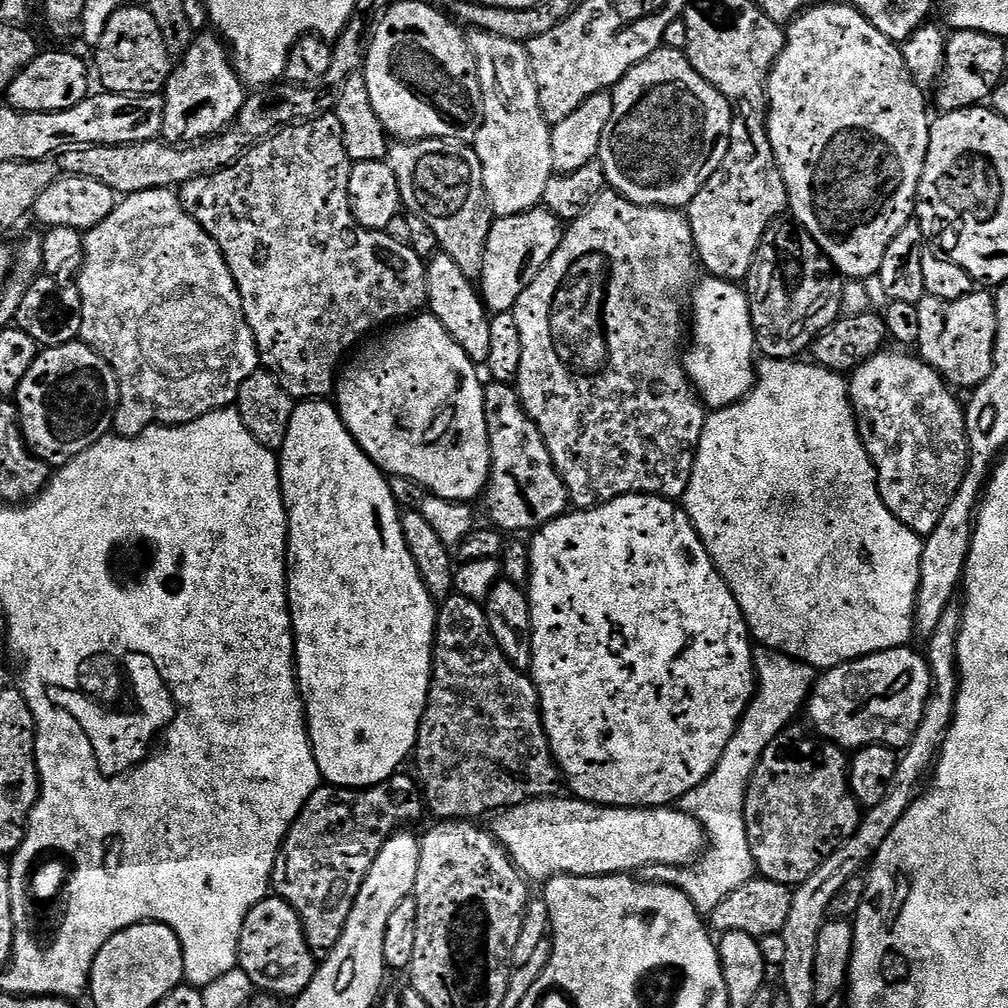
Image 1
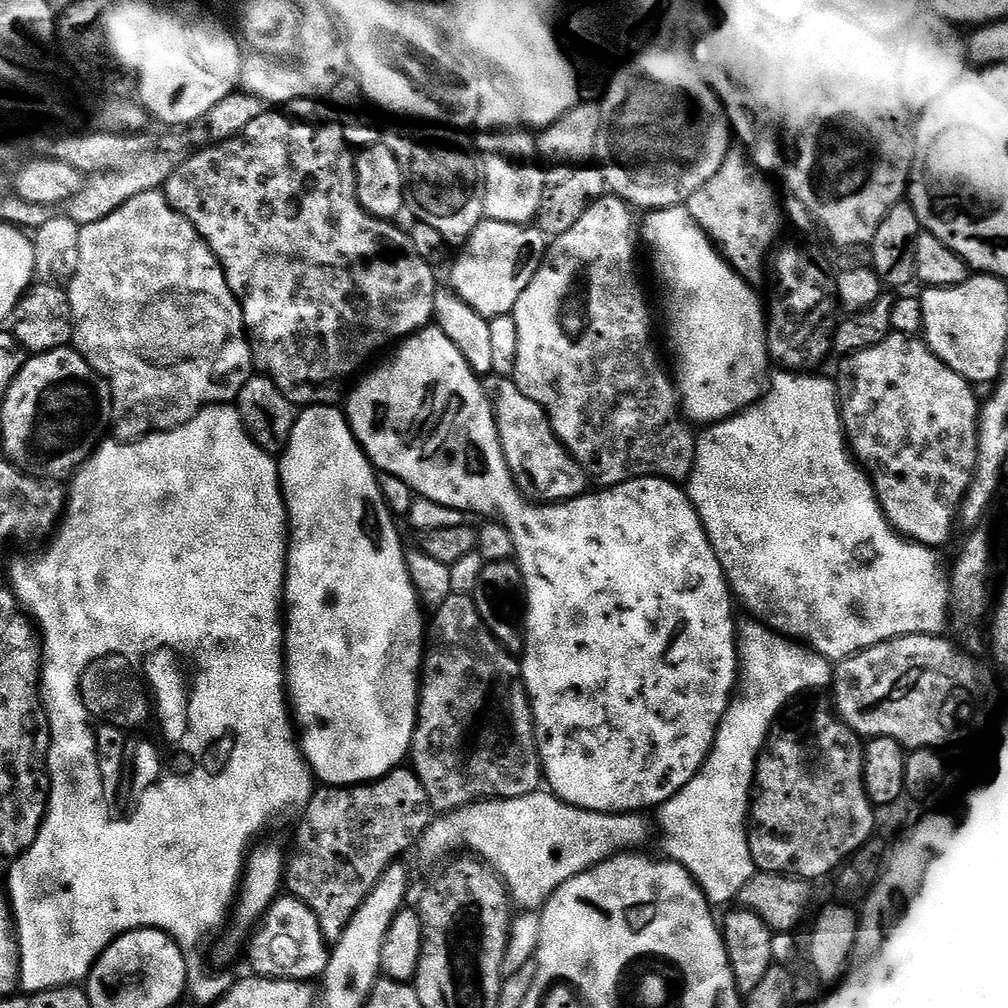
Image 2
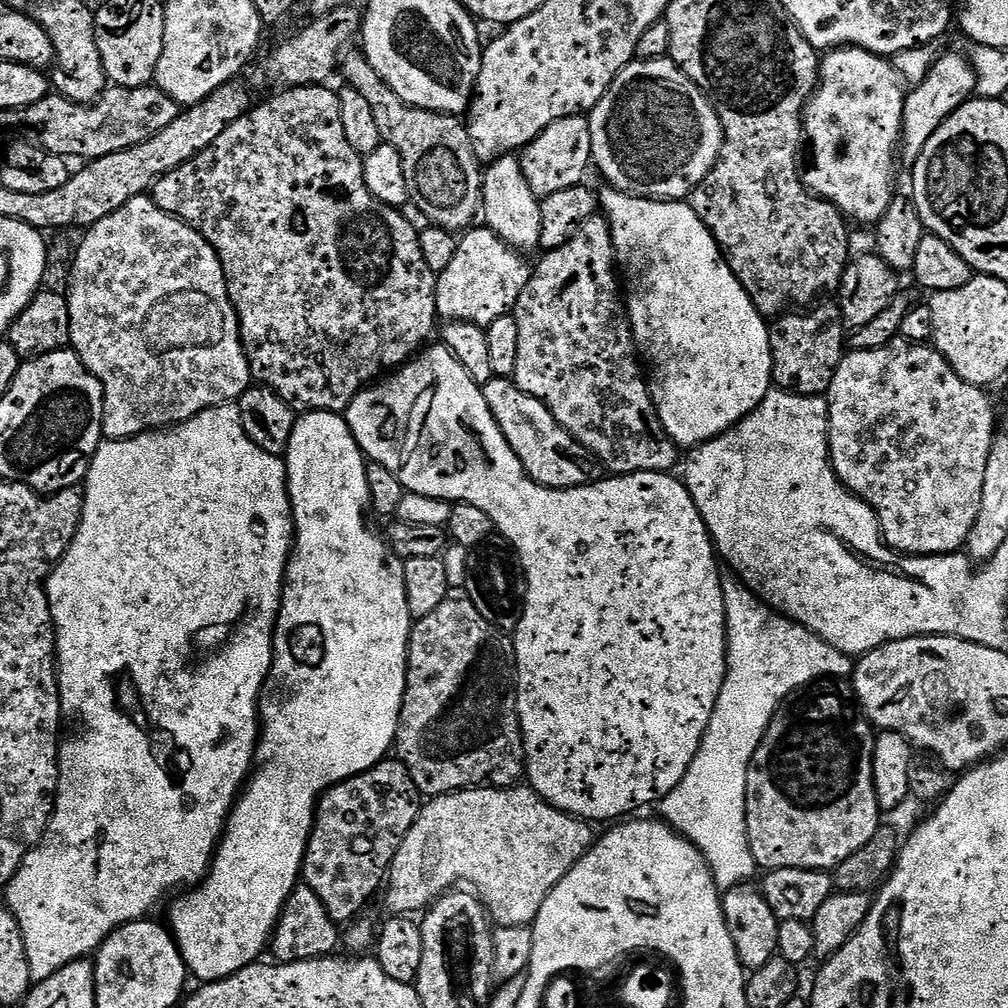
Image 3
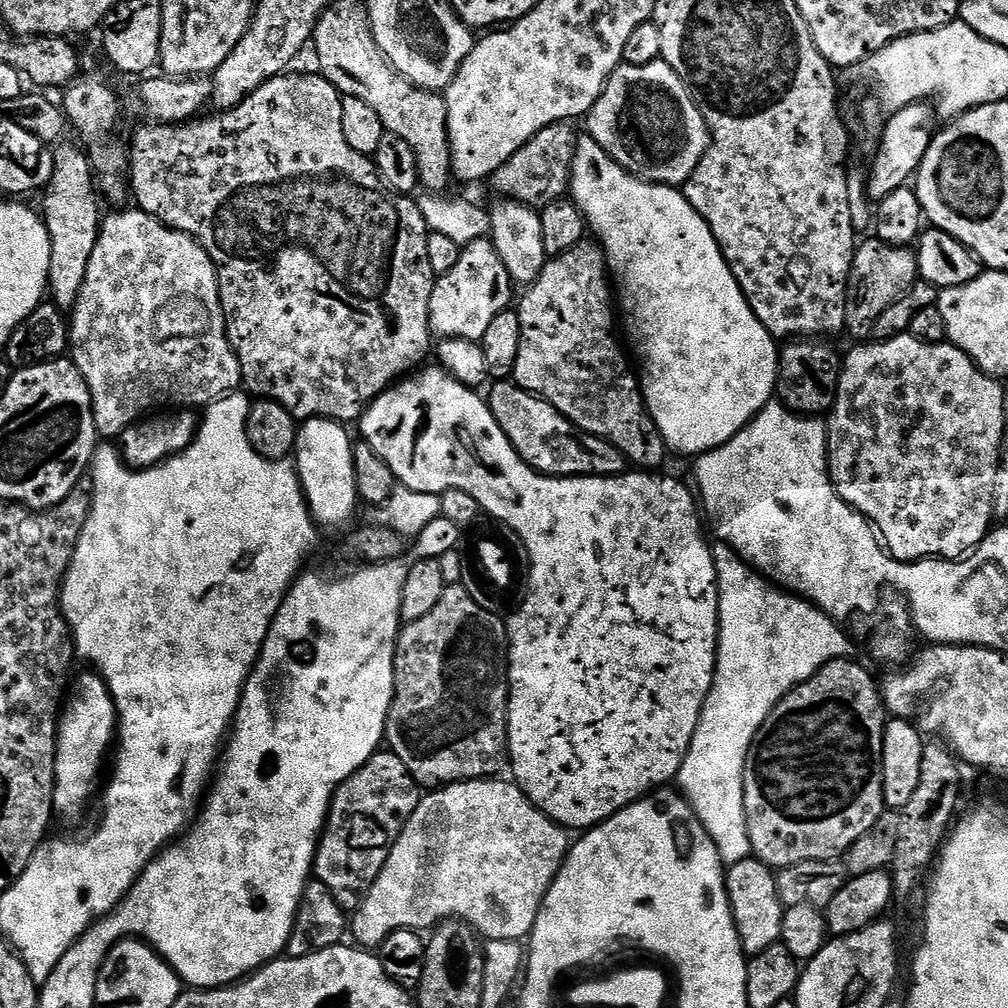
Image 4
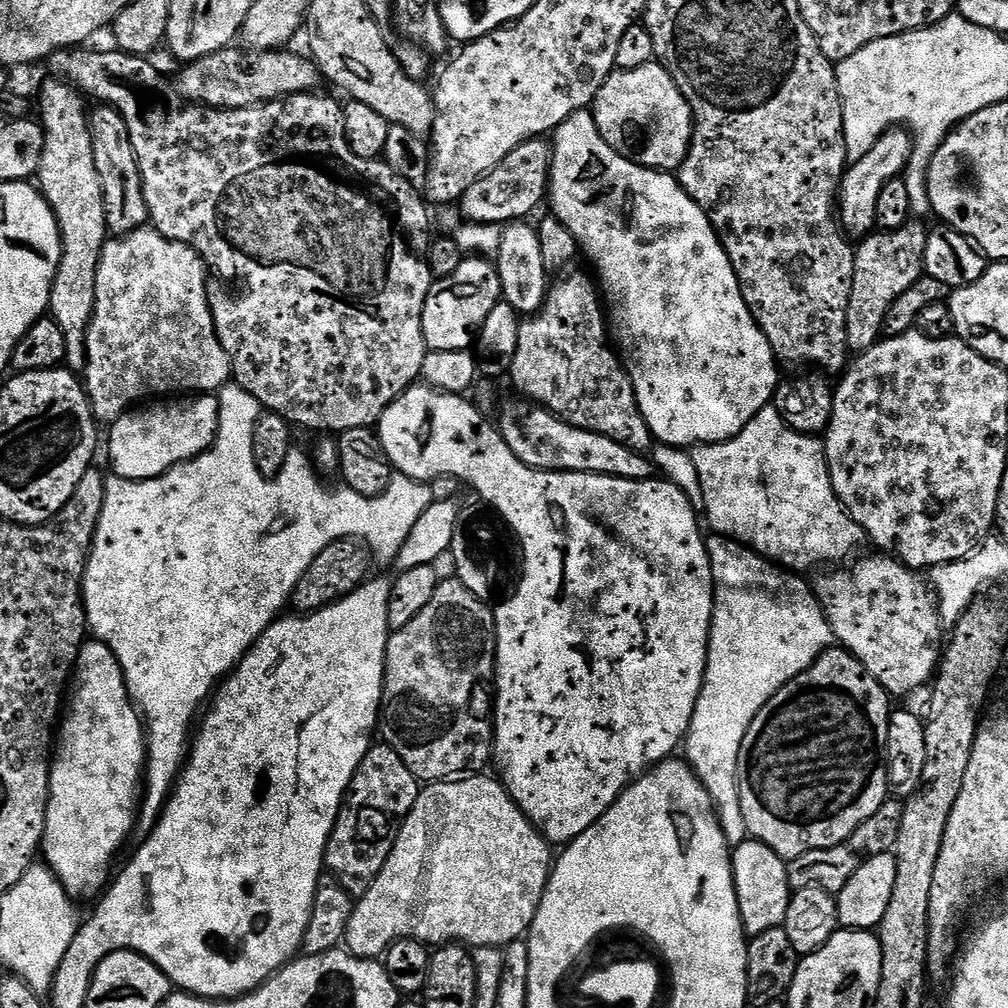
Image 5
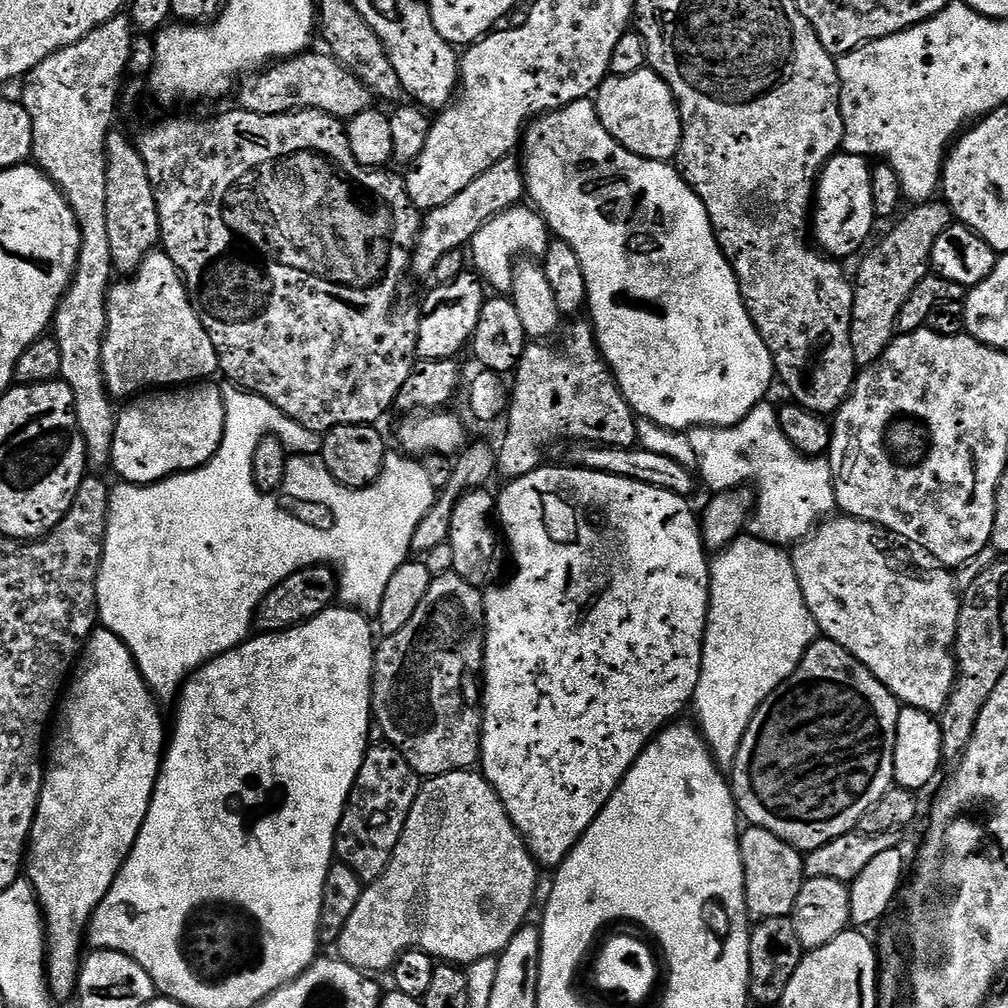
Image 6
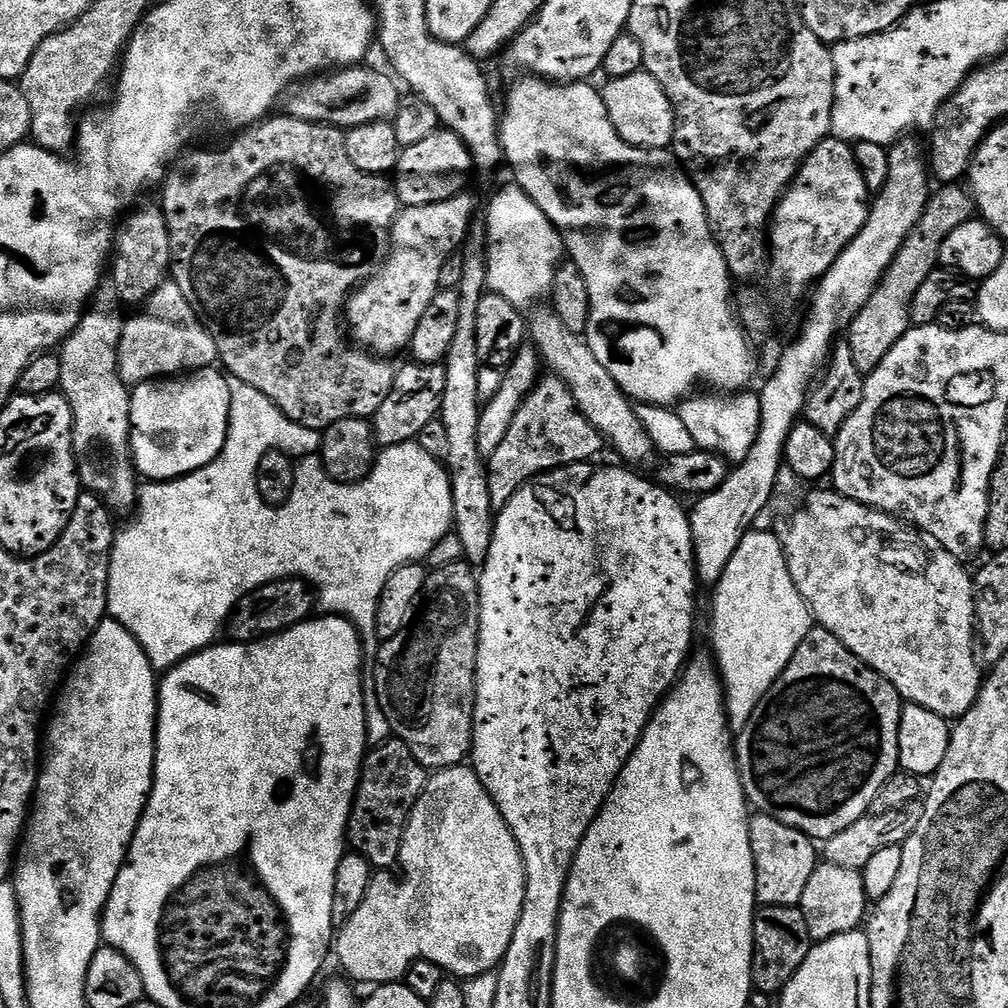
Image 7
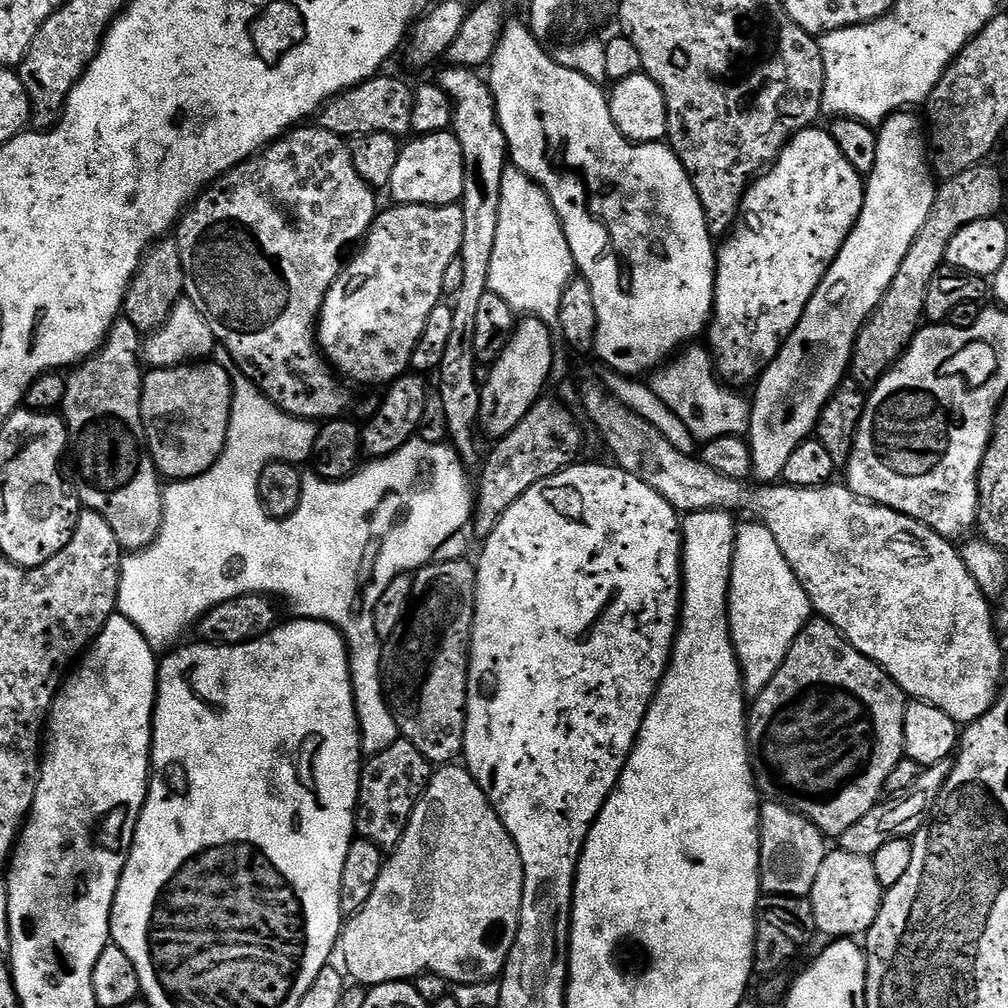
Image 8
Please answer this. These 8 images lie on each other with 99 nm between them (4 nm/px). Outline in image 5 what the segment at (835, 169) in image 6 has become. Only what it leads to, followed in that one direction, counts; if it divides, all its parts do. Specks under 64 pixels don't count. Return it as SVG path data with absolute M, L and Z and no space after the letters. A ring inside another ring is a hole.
M903 127L894 128L881 136L874 150L866 154L866 158L855 161L845 171L838 193L838 219L849 237L863 238L872 235L876 228L878 194L882 194L882 186L886 186L886 182L897 179L903 173L911 157L912 133Z

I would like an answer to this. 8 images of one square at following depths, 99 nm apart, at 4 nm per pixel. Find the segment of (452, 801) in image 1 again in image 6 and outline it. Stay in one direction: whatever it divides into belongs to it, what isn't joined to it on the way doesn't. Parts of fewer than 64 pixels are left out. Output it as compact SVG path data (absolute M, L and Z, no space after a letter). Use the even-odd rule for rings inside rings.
M450 571L444 576L438 576L433 579L430 590L426 590L426 598L422 598L422 603L418 606L414 618L410 618L410 622L406 622L406 626L402 631L393 636L383 637L375 645L374 659L372 661L372 714L375 727L378 729L378 732L380 728L381 734L384 735L381 737L387 743L404 753L406 762L410 762L412 769L422 778L441 776L451 772L463 772L477 767L480 758L480 735L484 729L482 673L484 671L485 635L484 598L481 589L477 585L466 582L461 576L457 576L455 572Z

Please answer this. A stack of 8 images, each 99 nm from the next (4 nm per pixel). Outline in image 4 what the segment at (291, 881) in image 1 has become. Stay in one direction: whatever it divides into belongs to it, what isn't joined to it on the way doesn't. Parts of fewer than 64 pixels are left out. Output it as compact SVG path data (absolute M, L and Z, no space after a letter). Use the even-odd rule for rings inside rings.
M391 750L377 751L376 755L370 757L370 759L368 759L368 761L364 763L355 774L350 778L346 778L346 782L342 782L336 788L335 794L332 795L332 806L328 810L328 823L324 825L324 831L320 834L320 842L316 845L314 876L315 879L322 882L322 886L326 886L326 890L330 890L330 894L334 894L338 906L342 906L345 913L355 913L356 909L363 904L366 894L370 894L370 886L374 886L378 874L382 874L382 866L386 866L386 858L390 858L390 850L394 846L394 842L398 842L398 834L402 834L402 830L406 826L410 814L414 814L414 810L418 806L421 795L421 785L416 783L416 779L412 777L410 770L406 770L406 762L402 762L402 758L395 756Z

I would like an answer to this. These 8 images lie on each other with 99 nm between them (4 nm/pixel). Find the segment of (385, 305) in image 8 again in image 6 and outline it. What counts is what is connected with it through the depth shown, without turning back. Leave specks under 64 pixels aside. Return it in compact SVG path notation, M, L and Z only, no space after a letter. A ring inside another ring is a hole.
M509 154L503 160L499 160L490 170L486 170L462 194L450 198L446 206L438 206L431 209L423 217L420 226L420 239L416 241L416 250L412 254L413 273L417 272L425 278L431 277L434 266L438 266L439 260L450 250L464 248L471 245L473 238L498 214L502 214L508 208L515 208L525 199L526 183L524 181L524 169L521 161L515 155Z

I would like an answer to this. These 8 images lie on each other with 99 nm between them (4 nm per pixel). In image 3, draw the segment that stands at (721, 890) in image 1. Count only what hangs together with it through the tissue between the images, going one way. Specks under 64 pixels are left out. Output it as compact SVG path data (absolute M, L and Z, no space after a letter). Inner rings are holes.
M735 574L723 577L722 594L728 627L726 678L722 682L714 714L710 714L710 726L706 726L706 734L698 746L698 754L694 754L682 782L678 782L678 786L674 786L674 790L670 790L670 794L666 794L659 801L658 809L660 808L659 815L664 823L685 836L706 858L712 877L716 880L716 887L727 890L749 883L753 879L751 876L758 872L756 859L748 845L746 826L746 778L750 762L754 758L754 750L758 750L770 722L781 711L780 703L791 692L796 692L823 676L851 677L854 660L842 650L830 646L806 626L795 624L788 617L773 610L769 604L763 604Z

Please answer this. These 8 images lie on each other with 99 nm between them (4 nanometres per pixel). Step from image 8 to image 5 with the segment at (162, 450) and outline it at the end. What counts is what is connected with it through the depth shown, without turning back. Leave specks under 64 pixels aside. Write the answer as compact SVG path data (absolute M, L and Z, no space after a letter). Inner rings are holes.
M196 394L191 398L168 398L163 402L152 402L147 406L136 406L131 410L122 413L119 418L111 421L108 432L108 460L112 463L111 471L115 475L121 476L124 480L152 480L156 476L161 476L163 472L169 472L175 464L184 464L188 460L192 460L195 456L200 456L203 452L207 452L211 448L212 443L216 441L218 434L218 426L220 425L220 401L212 394Z

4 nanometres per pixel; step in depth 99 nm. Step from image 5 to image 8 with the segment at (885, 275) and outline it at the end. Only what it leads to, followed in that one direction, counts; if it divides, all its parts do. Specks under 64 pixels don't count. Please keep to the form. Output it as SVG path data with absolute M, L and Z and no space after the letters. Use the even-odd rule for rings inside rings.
M985 162L976 165L975 168L966 170L954 178L943 181L936 189L934 206L930 210L930 218L926 218L926 226L918 230L918 238L914 238L914 246L902 258L902 266L898 266L898 274L894 274L894 282L886 290L882 302L873 310L872 316L862 326L858 334L856 344L852 348L852 362L850 365L850 376L861 389L868 390L878 383L888 371L896 365L896 361L903 356L908 349L912 339L916 337L918 329L924 320L924 303L926 302L926 290L930 290L930 282L934 274L938 274L940 269L945 267L946 246L950 246L950 238L962 230L970 222L979 220L990 220L1001 215L1000 207L1004 204L1004 180L1000 177L1000 172L996 168L991 168L991 163Z

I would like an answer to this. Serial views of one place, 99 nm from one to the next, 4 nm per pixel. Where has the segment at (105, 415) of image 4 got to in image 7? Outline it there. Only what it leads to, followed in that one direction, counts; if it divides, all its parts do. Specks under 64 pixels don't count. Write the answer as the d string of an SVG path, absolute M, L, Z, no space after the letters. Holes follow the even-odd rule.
M169 282L152 297L147 306L141 307L137 316L129 315L124 321L122 342L118 350L118 370L125 384L135 386L147 380L175 378L202 368L211 368L217 363L216 343L206 326L196 317L195 310L186 302L186 294L174 282Z

